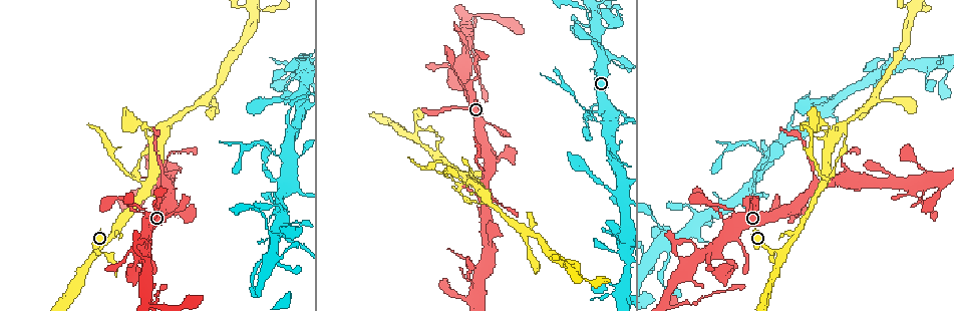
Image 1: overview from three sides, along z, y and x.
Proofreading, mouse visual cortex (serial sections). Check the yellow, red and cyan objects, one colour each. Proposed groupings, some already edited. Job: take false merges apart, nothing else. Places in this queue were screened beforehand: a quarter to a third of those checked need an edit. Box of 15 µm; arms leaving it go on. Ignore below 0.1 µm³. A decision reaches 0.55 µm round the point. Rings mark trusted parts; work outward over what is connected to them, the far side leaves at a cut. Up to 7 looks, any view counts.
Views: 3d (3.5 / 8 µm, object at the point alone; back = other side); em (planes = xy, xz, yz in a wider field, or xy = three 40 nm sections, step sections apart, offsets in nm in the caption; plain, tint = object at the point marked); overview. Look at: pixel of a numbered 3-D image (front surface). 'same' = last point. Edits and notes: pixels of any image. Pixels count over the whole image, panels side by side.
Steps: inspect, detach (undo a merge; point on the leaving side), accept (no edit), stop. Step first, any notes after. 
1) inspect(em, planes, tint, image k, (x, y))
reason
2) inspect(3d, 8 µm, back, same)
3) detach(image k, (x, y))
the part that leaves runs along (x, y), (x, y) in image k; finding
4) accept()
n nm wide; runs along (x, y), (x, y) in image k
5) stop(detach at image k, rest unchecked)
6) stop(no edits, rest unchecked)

inspect(3d, 3.5 µm, image 1, (276, 154))
calibre changes

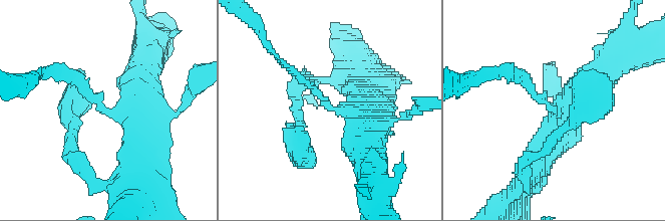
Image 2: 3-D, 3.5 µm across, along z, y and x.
inspect(em, xy, step 5, tint, image 2, (102, 109))
arms of 150, 350 nm

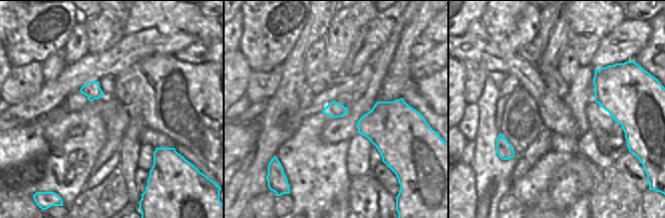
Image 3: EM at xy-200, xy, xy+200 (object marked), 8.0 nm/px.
detach(image 2, (534, 94))
a second cell is stuck on

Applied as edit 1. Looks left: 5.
inspect(3d, 3.5 µm, image 1, (145, 301))
small branch off a trunk

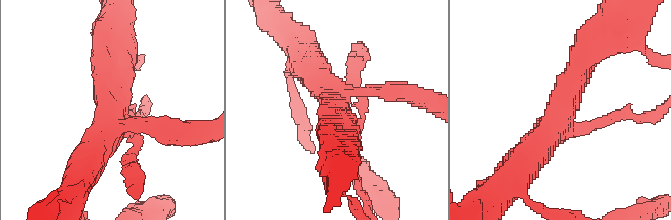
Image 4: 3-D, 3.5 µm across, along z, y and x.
inspect(em, xy, step 2, tint, image 4, (566, 108))

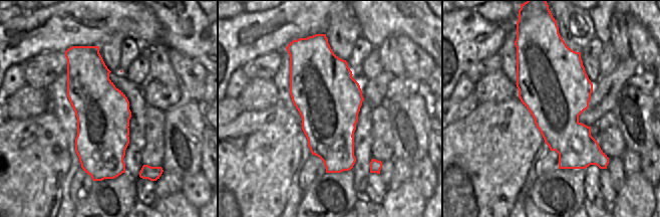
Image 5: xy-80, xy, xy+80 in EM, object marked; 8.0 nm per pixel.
inspect(em, planes, tint, same)

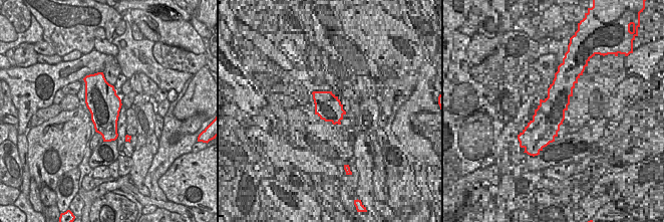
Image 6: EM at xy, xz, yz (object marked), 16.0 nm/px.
detach(image 4, (354, 74))
two cells meet here

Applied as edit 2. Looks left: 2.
stop(detach at image 2, detach at image 4, rest unchecked)

